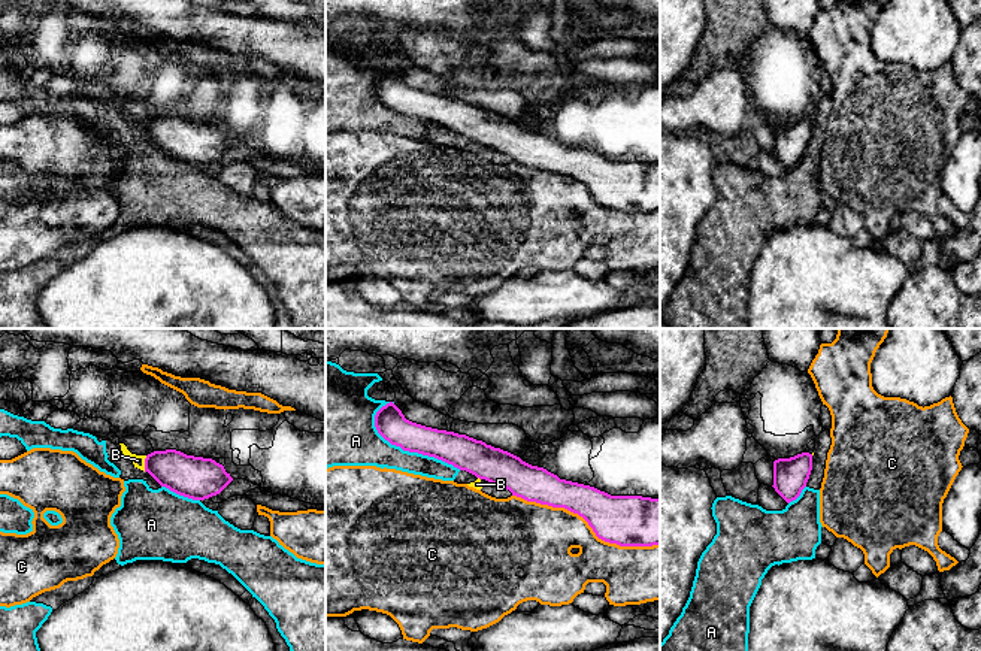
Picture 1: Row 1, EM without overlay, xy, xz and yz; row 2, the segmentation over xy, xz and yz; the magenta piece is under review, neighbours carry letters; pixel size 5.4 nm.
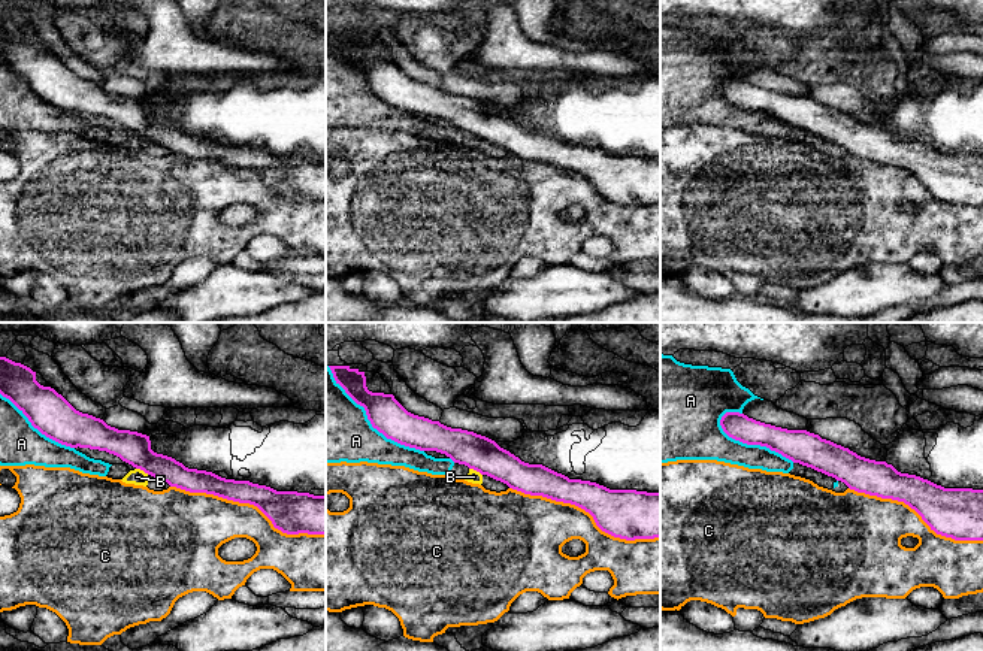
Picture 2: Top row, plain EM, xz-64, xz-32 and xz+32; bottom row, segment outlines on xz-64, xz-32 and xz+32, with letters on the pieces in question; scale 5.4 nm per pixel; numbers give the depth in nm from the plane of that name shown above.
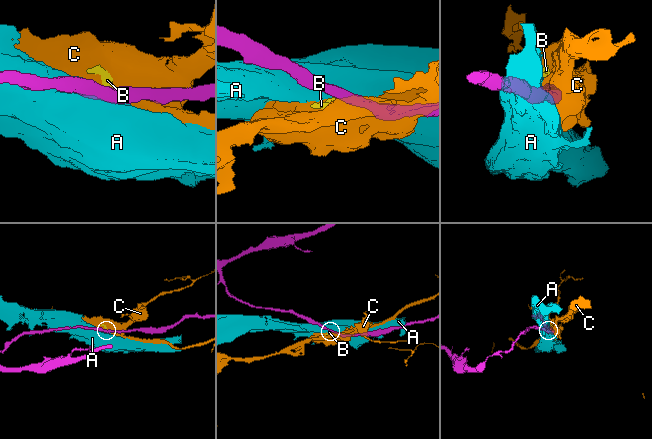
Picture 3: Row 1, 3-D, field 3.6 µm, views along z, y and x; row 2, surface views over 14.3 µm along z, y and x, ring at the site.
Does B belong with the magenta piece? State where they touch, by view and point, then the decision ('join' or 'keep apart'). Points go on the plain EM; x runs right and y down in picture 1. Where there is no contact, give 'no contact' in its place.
contact xy (145, 129); keep apart

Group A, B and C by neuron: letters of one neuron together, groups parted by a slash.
A B / C

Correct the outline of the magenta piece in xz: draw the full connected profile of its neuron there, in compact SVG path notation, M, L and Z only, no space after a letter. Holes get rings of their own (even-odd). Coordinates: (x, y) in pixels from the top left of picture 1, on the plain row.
M393 67L376 78L375 93L385 106L403 116L442 125L527 167L578 179L605 208L620 212L660 211L660 164L611 161L590 151L560 145L482 106L412 88Z

